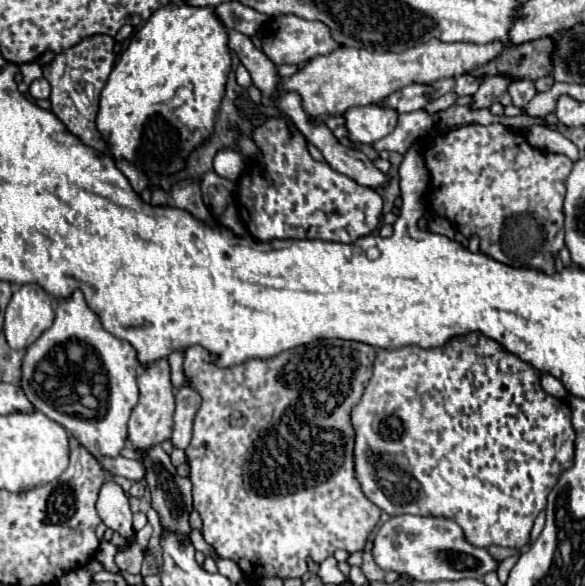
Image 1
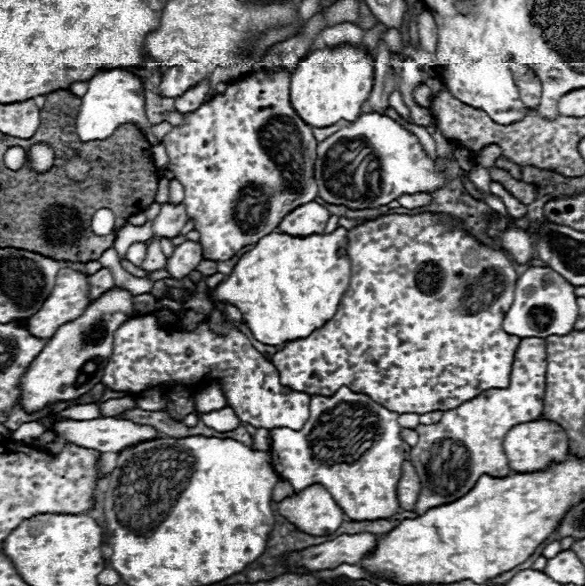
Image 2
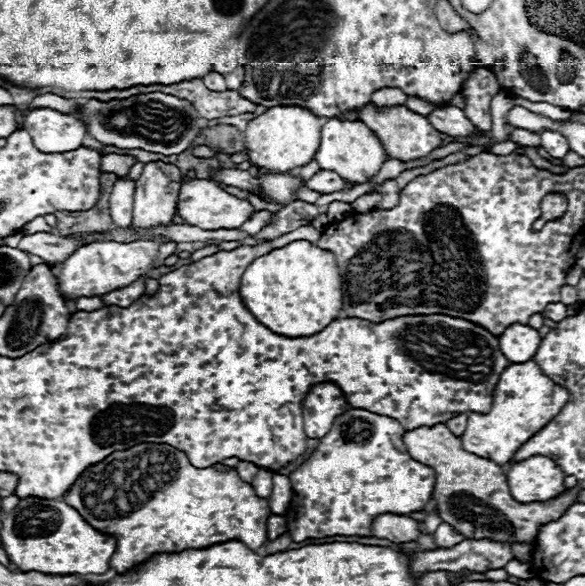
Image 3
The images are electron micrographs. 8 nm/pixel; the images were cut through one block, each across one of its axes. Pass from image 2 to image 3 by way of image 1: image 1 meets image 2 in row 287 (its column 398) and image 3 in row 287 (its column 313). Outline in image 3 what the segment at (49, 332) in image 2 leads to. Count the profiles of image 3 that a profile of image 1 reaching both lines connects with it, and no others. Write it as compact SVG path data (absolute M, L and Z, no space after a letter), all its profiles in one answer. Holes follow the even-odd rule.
M134 240L130 244L120 242L92 242L78 248L64 264L62 274L58 274L58 288L64 298L80 298L80 296L102 296L110 290L124 288L126 284L134 282L138 276L144 276L156 256L160 244L150 240Z

